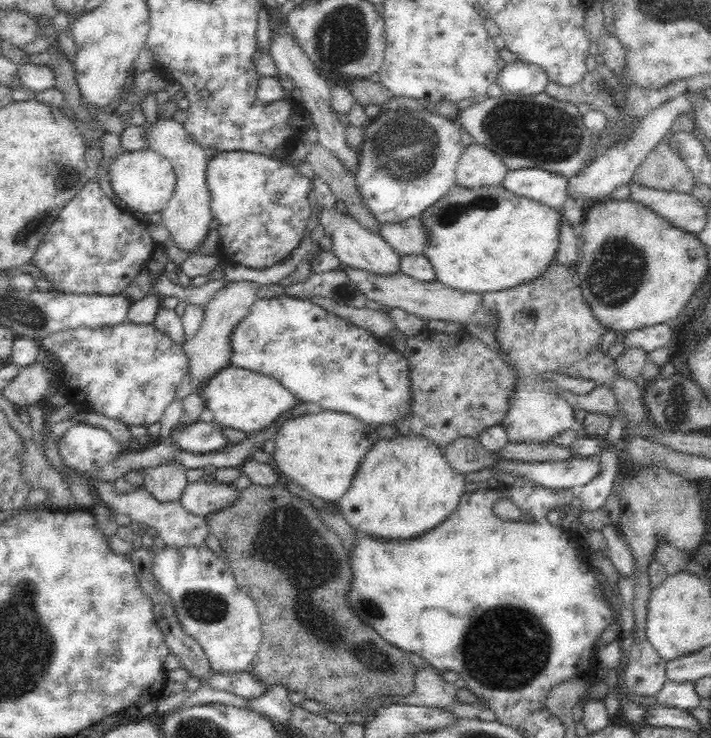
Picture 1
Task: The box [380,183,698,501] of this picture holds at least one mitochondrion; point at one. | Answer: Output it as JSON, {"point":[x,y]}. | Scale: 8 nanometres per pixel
{"point":[616,270]}

